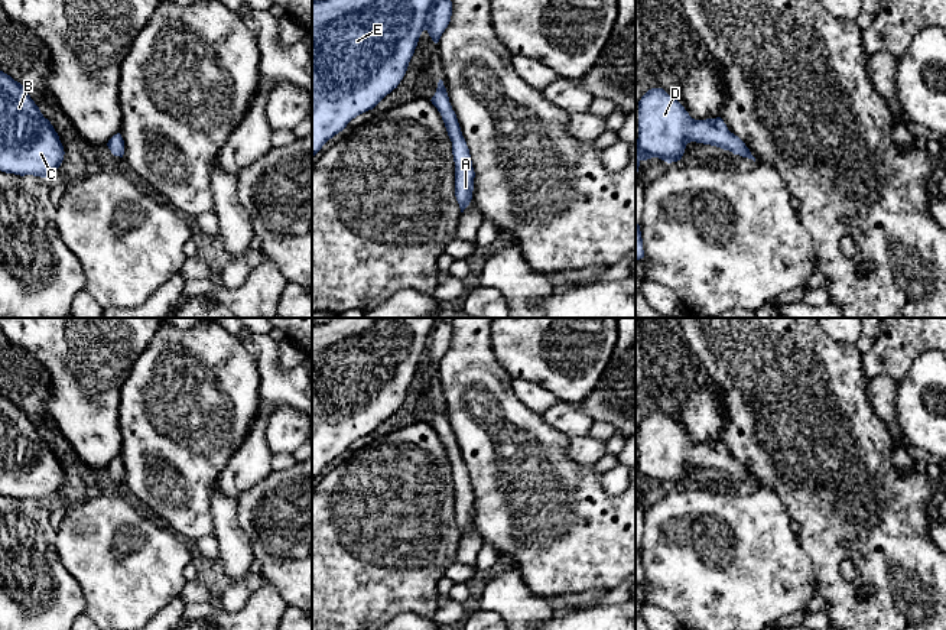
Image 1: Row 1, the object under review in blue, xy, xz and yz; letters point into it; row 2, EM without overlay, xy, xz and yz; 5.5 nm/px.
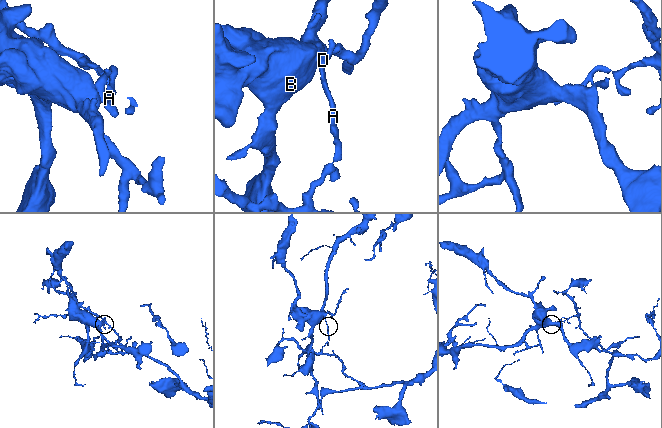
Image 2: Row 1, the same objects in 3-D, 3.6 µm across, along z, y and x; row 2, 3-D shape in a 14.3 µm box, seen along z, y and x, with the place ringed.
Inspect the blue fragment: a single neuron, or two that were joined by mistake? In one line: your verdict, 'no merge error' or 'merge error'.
merge error

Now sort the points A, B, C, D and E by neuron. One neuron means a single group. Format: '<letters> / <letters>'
A / B C D E

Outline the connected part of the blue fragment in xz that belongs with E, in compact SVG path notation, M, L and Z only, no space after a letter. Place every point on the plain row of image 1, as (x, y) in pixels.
M332 318L326 324L312 322L312 483L322 470L342 455L352 442L373 433L387 418L397 412L407 394L422 355L426 354L432 364L438 367L451 345L451 340L451 322L441 321L439 318Z

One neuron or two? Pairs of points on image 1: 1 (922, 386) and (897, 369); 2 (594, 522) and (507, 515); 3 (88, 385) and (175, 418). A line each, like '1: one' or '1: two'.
1: two
2: one
3: two

